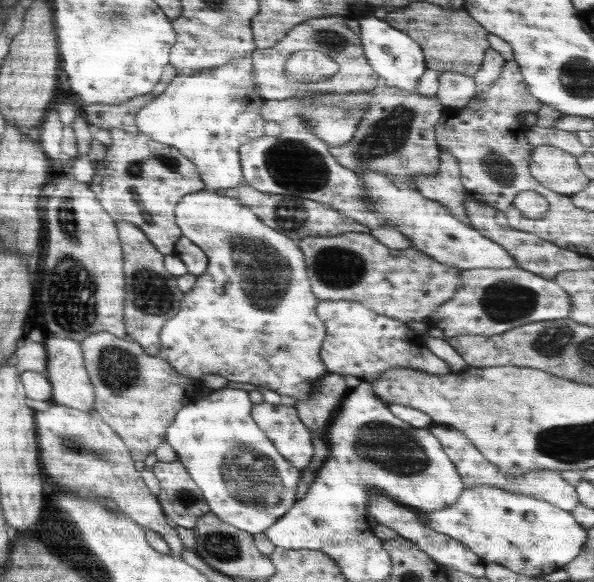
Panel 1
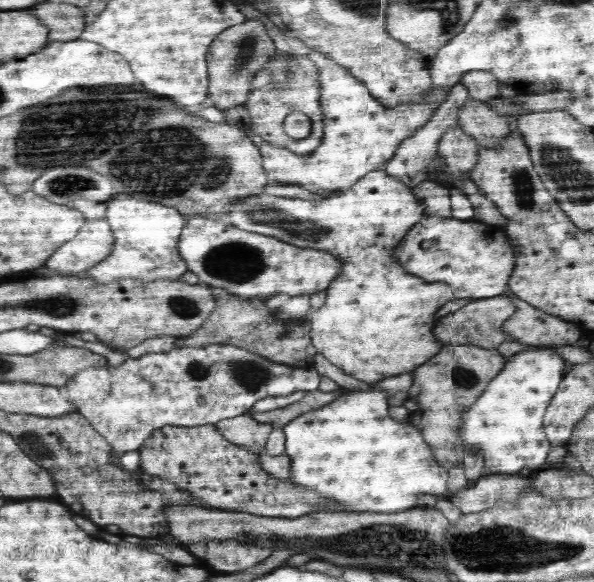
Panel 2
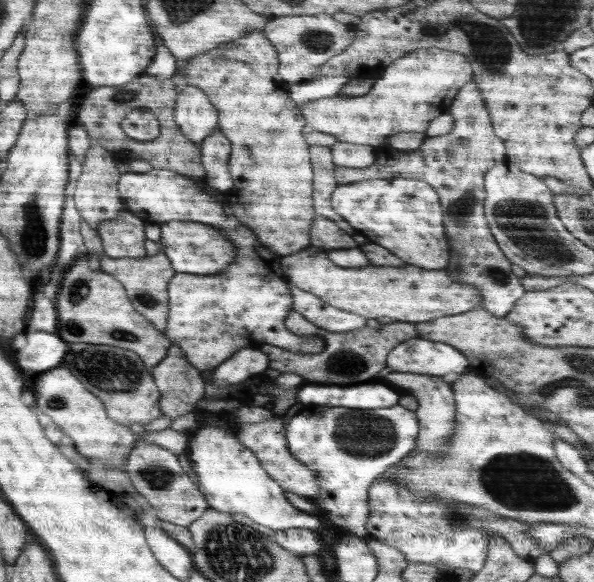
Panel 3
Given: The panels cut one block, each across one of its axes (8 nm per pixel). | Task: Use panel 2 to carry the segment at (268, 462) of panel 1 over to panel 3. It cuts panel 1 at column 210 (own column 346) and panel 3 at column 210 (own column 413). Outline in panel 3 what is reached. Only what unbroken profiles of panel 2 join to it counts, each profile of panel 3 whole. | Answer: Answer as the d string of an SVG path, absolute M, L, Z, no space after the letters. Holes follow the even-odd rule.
M222 424L197 427L188 435L187 453L198 478L198 490L204 494L209 508L228 514L242 514L274 531L284 529L332 530L323 516L306 513L294 507L286 499L285 491L278 481L272 479L260 465L257 455L248 449L238 435Z

